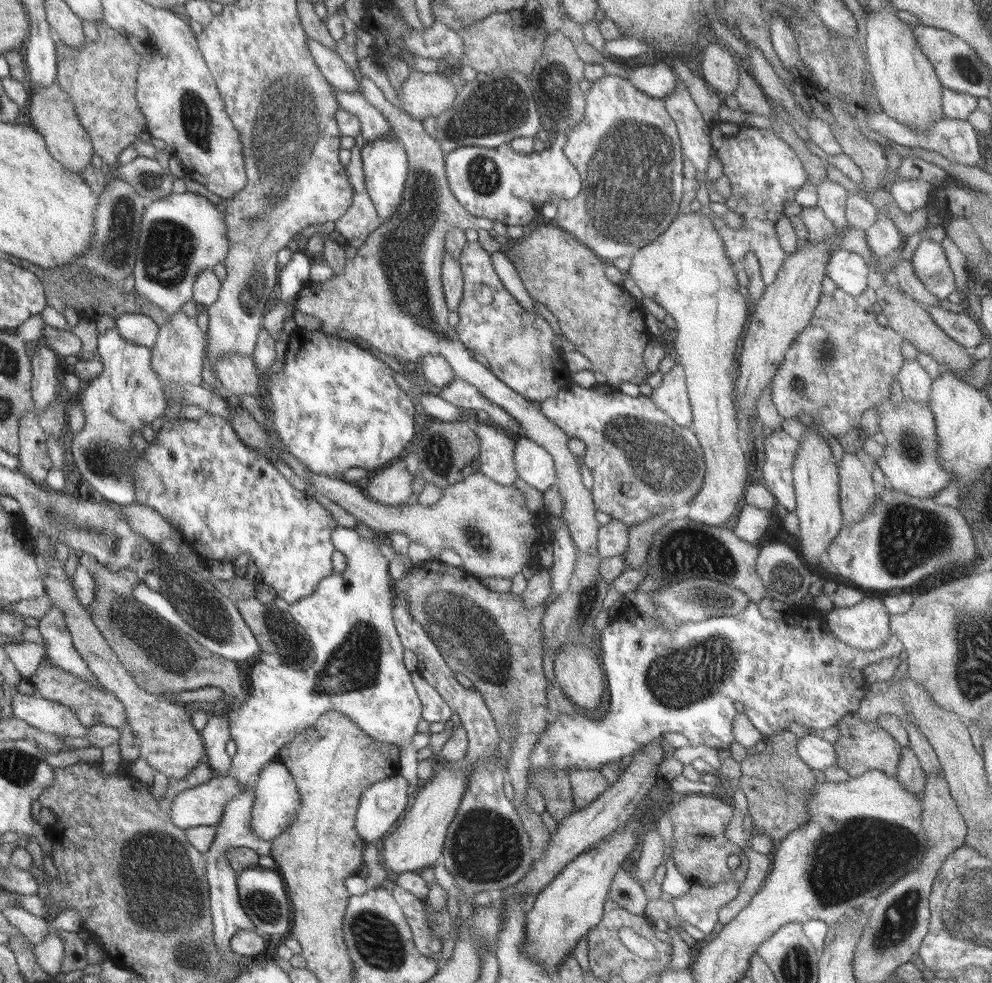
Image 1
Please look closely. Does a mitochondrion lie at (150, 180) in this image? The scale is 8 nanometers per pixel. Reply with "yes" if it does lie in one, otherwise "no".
yes

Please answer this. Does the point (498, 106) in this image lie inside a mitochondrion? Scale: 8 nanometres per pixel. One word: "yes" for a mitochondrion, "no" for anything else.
yes

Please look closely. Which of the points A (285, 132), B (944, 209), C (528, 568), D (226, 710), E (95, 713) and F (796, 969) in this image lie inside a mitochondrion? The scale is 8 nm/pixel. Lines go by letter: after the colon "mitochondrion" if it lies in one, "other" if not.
A: mitochondrion
B: other
C: other
D: other
E: other
F: mitochondrion

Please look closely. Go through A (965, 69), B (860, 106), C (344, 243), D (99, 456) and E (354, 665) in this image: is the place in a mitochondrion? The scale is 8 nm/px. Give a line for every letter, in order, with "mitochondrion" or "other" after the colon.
A: mitochondrion
B: other
C: other
D: mitochondrion
E: mitochondrion

